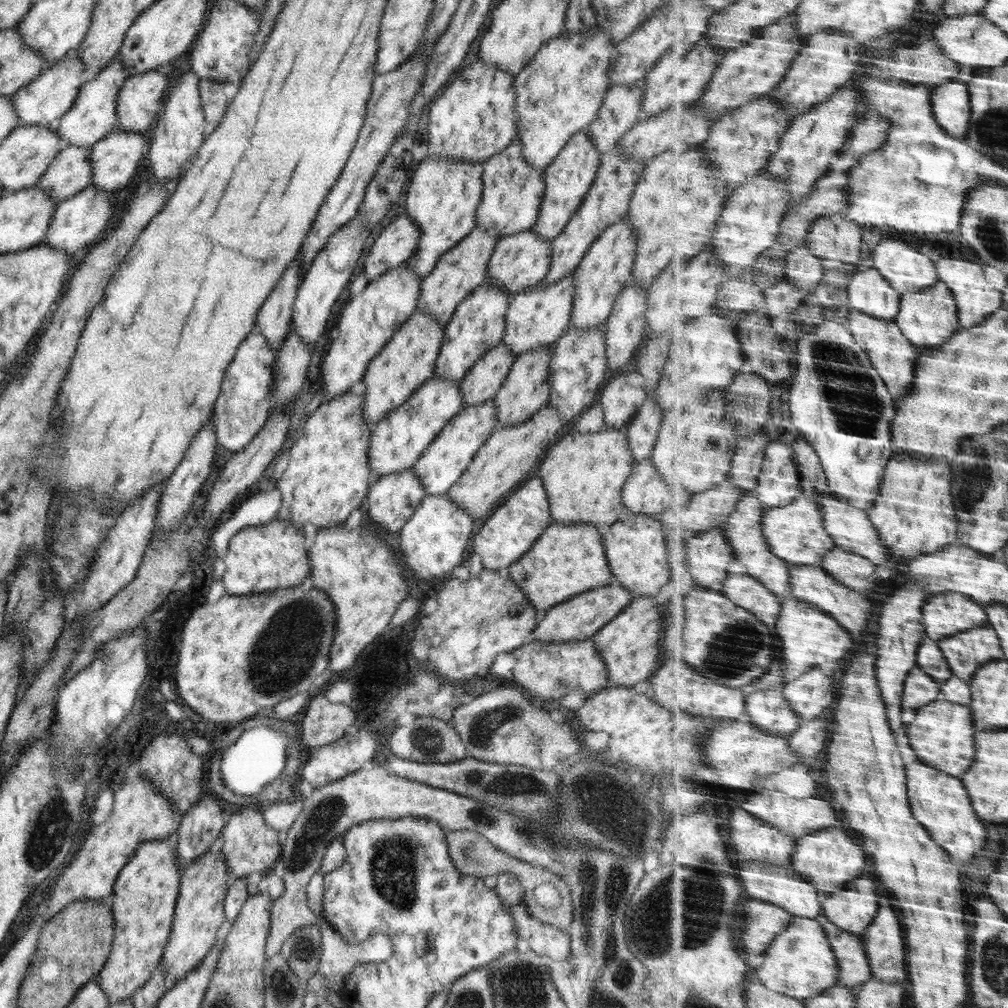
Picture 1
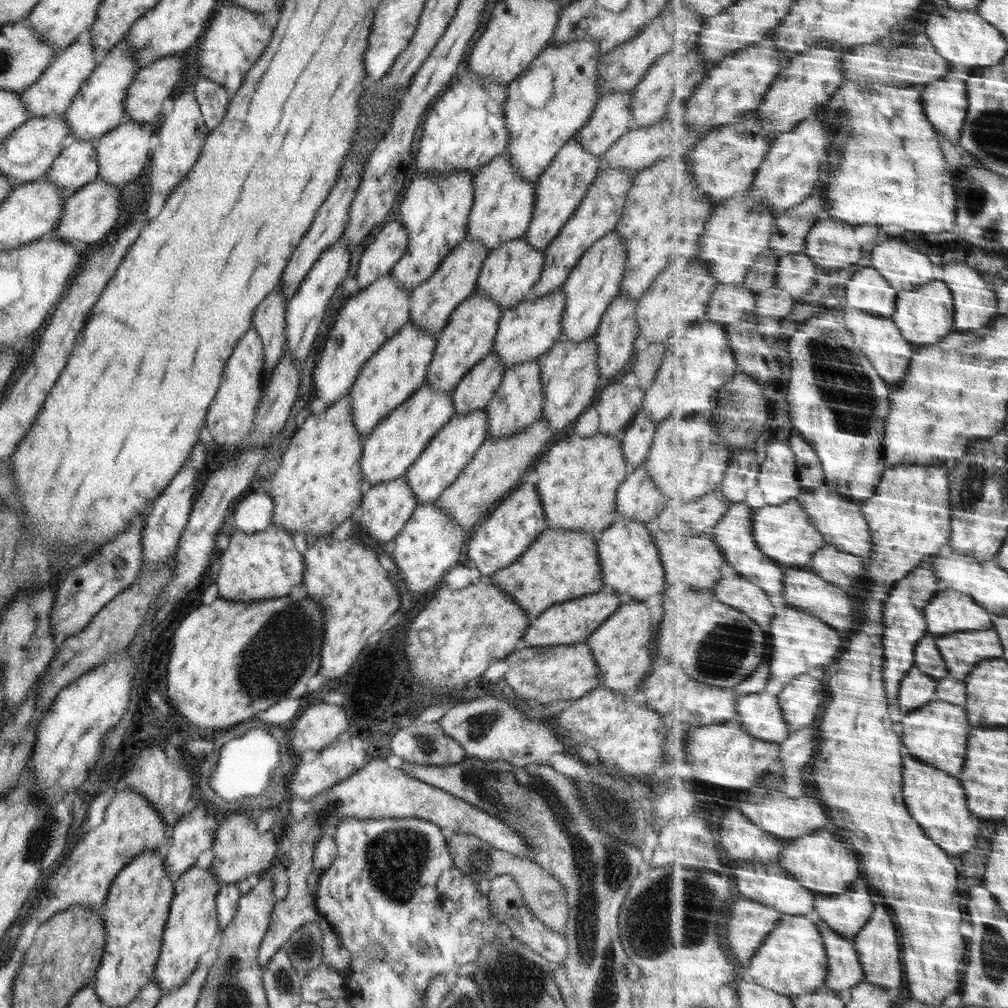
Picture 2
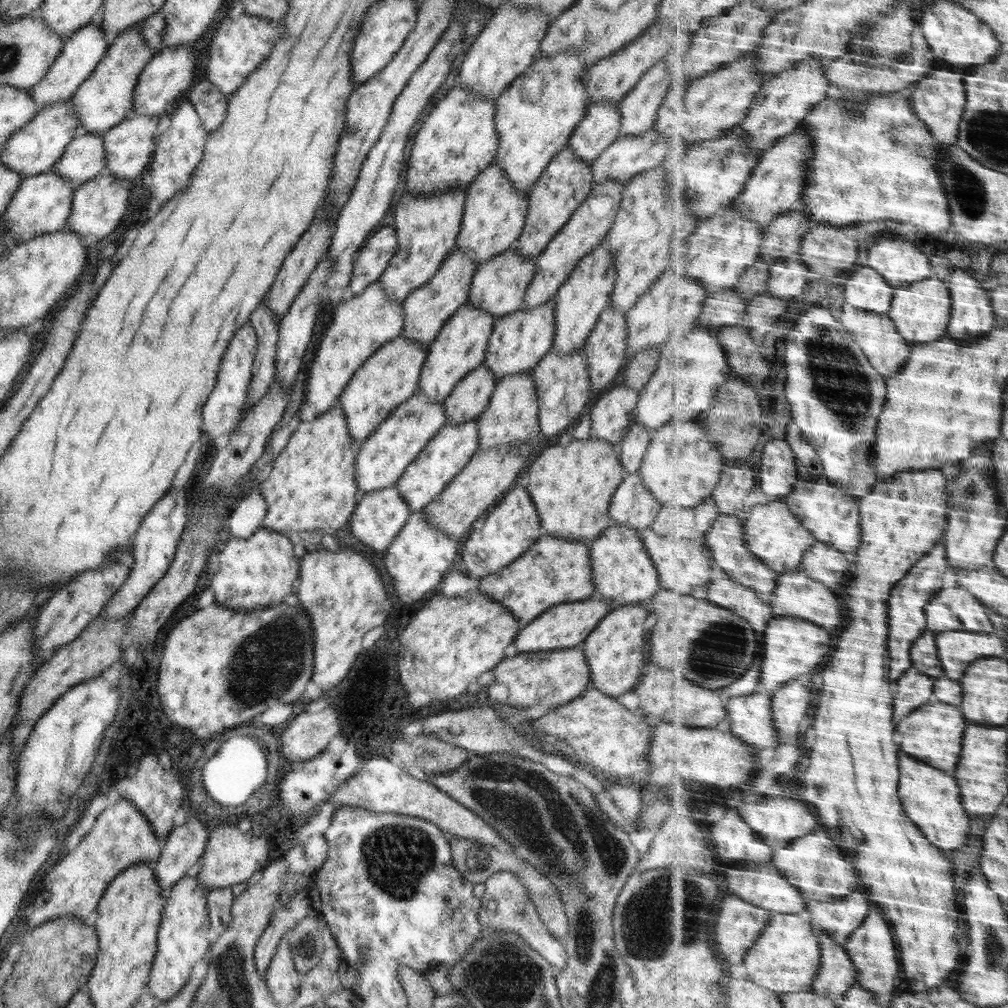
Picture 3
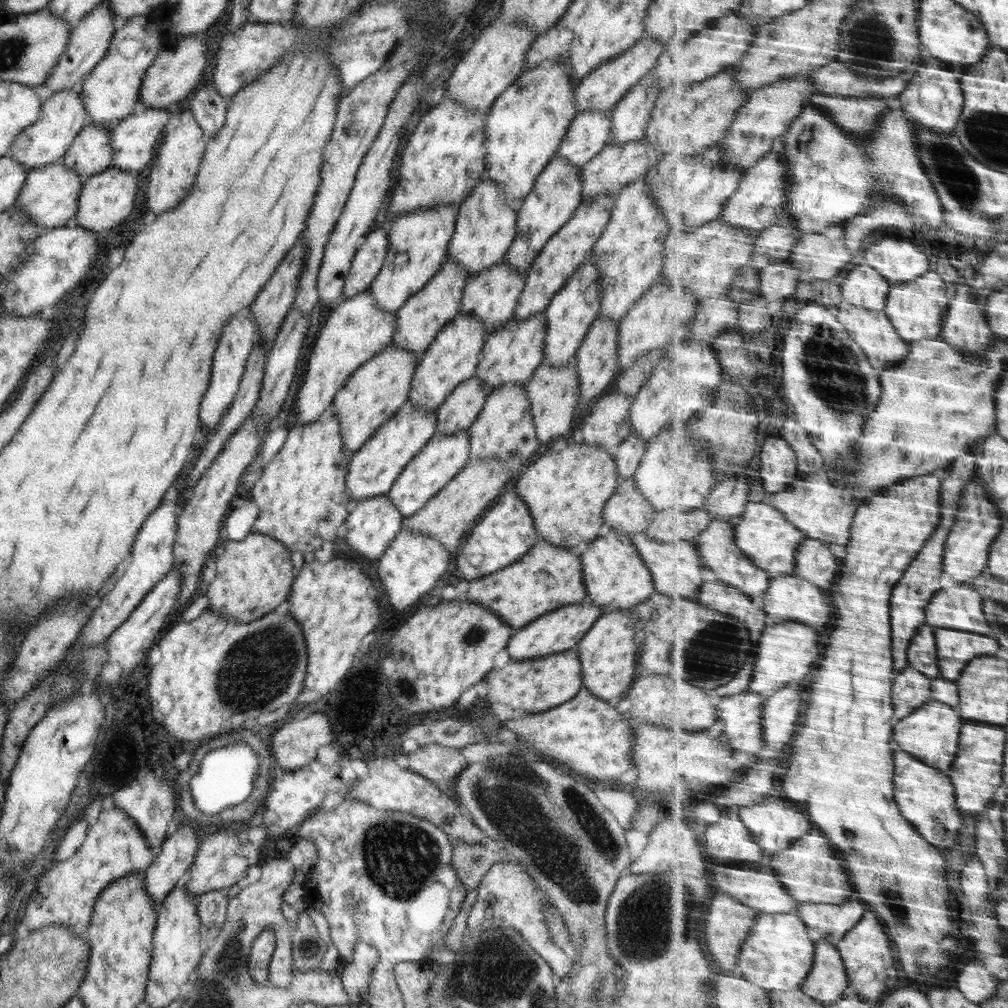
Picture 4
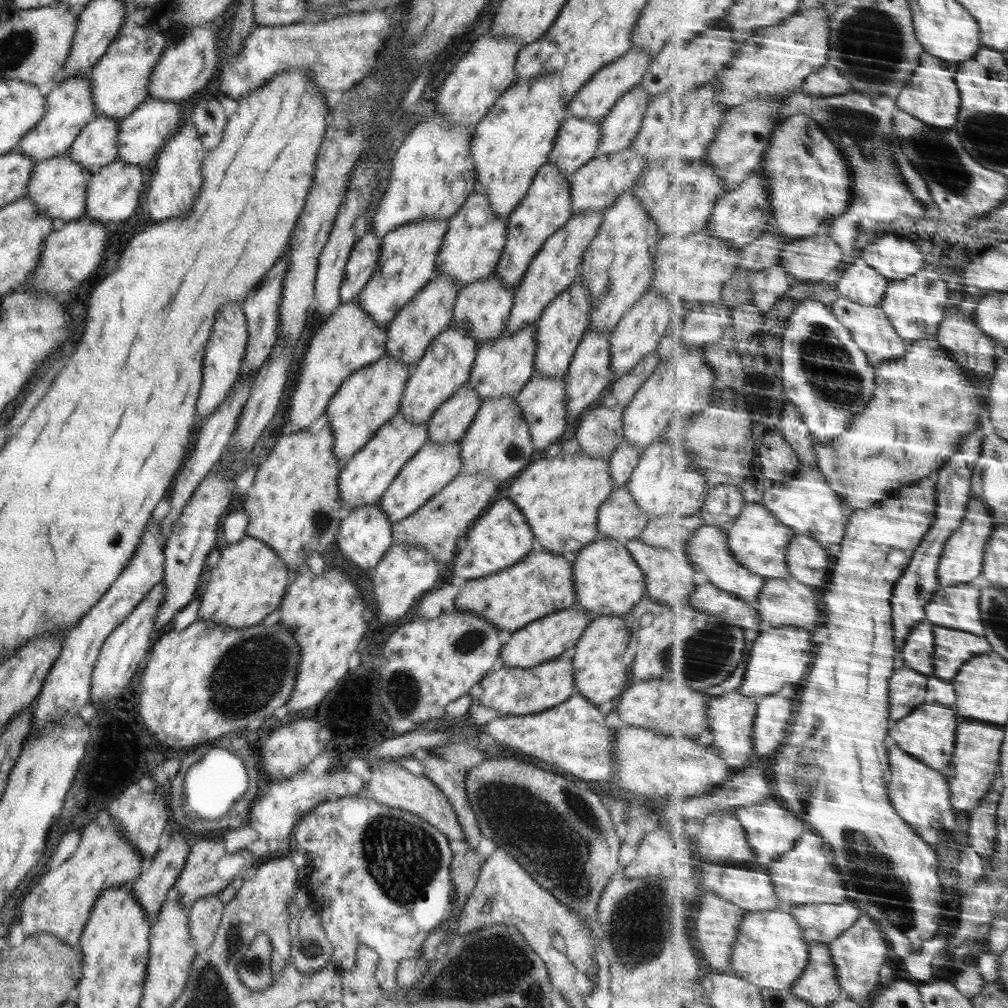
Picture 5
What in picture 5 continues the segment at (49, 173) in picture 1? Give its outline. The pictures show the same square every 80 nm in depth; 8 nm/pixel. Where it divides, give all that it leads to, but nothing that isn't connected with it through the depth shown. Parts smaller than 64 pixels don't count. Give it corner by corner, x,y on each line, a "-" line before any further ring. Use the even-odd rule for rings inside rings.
97,116
78,133
68,150
71,159
79,162
89,174
118,159
119,122

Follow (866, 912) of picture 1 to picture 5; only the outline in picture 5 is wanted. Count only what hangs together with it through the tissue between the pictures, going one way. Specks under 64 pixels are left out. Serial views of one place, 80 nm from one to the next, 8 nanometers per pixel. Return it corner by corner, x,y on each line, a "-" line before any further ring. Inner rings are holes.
850,900
842,904
797,905
790,912
801,922
806,942
826,944
837,941
864,914
858,904

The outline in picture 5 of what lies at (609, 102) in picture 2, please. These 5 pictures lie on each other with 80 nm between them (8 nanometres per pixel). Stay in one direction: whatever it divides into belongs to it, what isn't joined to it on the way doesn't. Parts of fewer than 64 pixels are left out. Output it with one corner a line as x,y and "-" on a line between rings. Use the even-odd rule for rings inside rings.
568,115
557,130
547,162
557,166
565,176
584,166
597,154
602,136
602,121
586,121

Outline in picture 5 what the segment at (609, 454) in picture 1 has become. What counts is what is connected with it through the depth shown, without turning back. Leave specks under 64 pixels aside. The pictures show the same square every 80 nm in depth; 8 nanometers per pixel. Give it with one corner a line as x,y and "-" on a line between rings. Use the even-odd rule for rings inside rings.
578,447
576,451
562,451
556,457
545,457
532,462
510,484
503,494
526,517
536,544
554,555
576,556
586,545
600,536
597,514
599,506
615,486
606,458
592,458

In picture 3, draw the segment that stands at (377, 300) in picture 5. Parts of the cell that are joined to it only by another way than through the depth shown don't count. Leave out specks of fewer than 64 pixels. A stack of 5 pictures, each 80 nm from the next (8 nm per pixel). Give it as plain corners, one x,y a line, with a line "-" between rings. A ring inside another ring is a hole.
456,187
450,189
448,193
434,195
405,193
402,196
394,210
393,227
396,229
398,246
378,280
388,298
404,301
415,288
422,286
436,274
443,260
456,248
466,194
468,188

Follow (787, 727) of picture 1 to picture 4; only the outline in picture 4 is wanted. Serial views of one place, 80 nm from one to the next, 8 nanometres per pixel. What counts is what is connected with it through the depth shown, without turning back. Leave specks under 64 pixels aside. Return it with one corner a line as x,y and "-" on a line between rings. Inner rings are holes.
756,692
719,700
719,720
725,723
724,738
748,759
758,754
765,744
765,706
768,697

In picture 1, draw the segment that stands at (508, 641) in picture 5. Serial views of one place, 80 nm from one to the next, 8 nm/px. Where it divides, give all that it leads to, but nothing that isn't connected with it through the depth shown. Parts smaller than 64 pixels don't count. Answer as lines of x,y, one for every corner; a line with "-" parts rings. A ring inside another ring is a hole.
617,582
578,594
564,603
554,605
545,612
544,618
534,627
533,640
545,643
566,643
590,639
625,606
628,606
635,597
634,593
630,593

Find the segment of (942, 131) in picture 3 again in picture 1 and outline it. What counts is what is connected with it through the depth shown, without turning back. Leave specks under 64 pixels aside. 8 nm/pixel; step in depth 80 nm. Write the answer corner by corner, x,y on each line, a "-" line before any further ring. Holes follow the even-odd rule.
952,81
934,90
937,120
958,138
967,138
973,124
973,104
966,82

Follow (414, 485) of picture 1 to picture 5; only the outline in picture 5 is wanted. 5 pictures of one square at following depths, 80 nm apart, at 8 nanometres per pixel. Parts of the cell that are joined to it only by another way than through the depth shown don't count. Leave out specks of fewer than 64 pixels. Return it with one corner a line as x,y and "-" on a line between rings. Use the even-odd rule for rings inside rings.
379,503
357,506
356,508
345,513
342,522
340,522
339,533
335,539
342,558
362,569
362,571
372,571
374,567
381,562
384,554
390,549
394,542
392,537
392,526
387,514
381,509

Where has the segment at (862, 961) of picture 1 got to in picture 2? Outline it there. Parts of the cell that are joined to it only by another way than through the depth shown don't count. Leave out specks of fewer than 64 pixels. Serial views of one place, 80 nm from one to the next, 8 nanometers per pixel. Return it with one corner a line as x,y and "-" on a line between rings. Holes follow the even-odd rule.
816,910
808,913
807,917
819,926
828,949
830,966
825,989
844,992
864,982
866,969
862,964
854,939
845,938
843,934
834,930
825,920
821,919

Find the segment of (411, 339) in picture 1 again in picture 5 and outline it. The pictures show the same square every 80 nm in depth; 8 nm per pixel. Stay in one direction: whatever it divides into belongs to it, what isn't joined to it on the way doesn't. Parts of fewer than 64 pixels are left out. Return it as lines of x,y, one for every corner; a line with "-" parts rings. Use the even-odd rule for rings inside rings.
386,354
342,381
325,410
334,435
333,453
338,460
357,453
383,424
396,416
410,372
408,365

